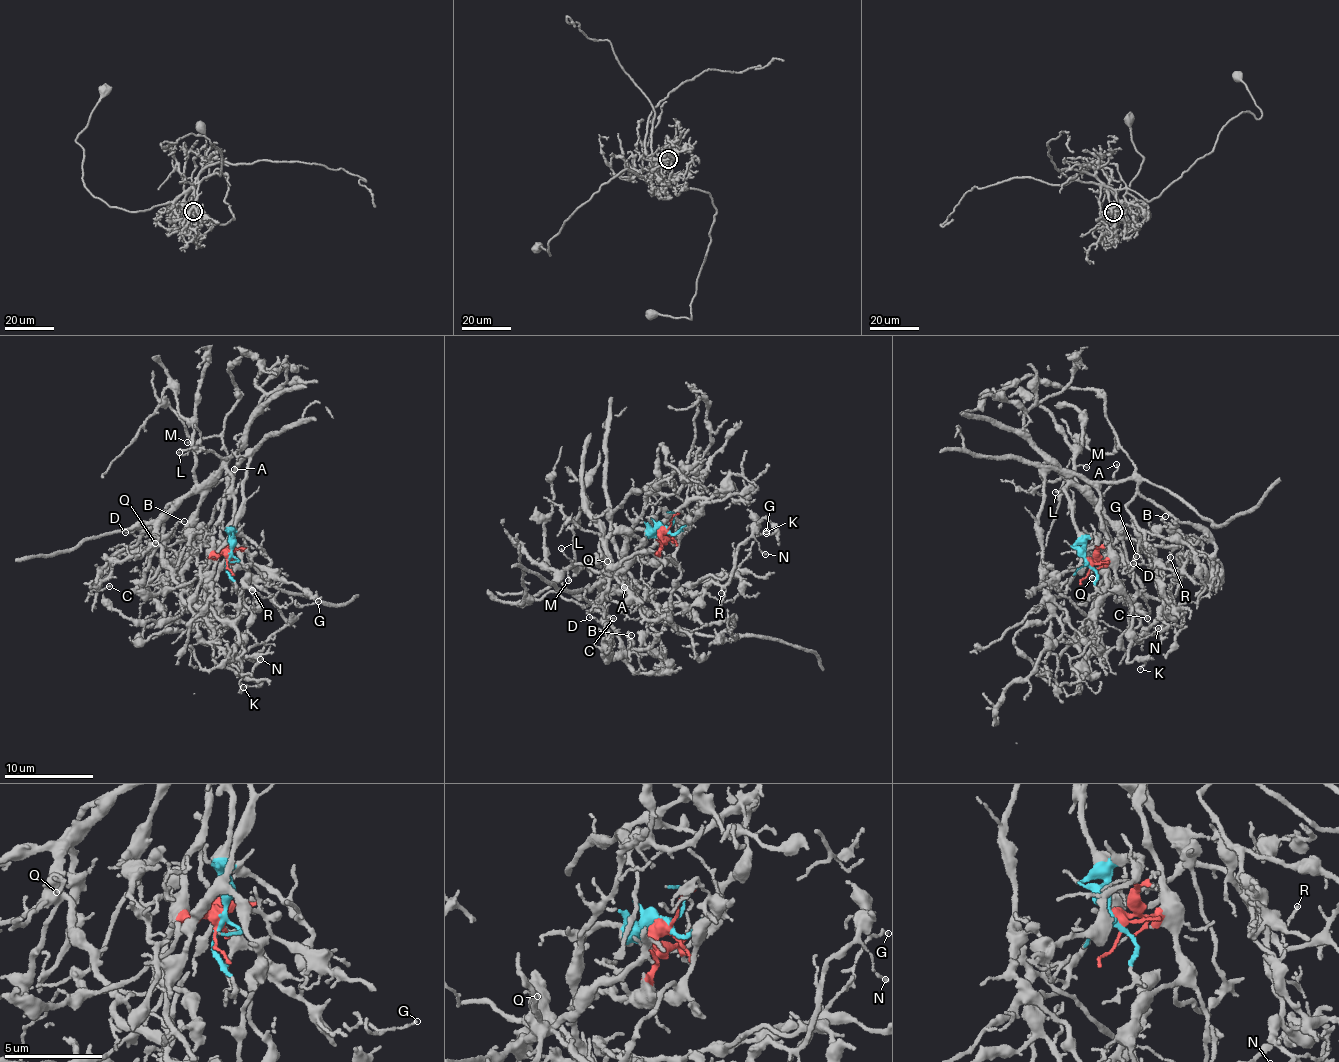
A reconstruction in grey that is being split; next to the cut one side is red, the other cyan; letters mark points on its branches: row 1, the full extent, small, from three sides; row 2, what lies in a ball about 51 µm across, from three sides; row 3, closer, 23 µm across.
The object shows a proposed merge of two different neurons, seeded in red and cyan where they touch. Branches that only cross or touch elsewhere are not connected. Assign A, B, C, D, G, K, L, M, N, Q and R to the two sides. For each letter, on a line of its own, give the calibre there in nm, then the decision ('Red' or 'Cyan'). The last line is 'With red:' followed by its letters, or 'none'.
A: Thickness 140 nm. Cyan
B: Thickness 180 nm. Cyan
C: Thickness 140 nm. Cyan
D: Thickness 140 nm. Cyan
G: Thickness 120 nm. Red
K: Thickness 110 nm. Red
L: Thickness 80 nm. Cyan
M: Thickness 110 nm. Cyan
N: Thickness 110 nm. Red
Q: Thickness 190 nm. Cyan
R: Thickness 130 nm. Red
With red: G, K, N, R

